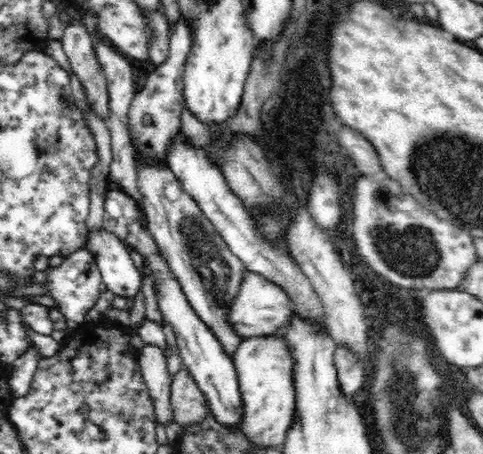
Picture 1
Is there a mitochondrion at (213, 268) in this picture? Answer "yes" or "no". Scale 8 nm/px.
yes

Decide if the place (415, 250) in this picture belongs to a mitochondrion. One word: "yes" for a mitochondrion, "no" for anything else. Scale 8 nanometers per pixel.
yes

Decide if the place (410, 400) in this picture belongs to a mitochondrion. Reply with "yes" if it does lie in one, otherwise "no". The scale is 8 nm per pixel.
yes

